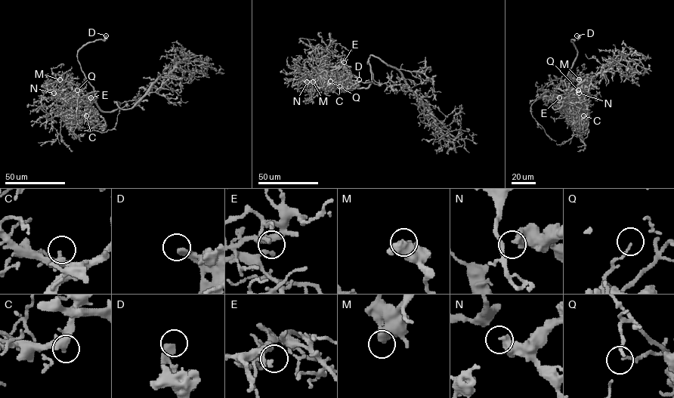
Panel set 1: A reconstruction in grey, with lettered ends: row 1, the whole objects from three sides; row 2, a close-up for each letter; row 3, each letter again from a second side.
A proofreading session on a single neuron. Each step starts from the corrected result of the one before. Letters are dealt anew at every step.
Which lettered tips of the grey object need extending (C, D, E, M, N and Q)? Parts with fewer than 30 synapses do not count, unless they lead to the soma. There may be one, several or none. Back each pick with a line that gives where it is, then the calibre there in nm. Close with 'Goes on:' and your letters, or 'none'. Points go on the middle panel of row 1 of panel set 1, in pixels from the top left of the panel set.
D: (359, 79) | 360 nm
Goes on: D

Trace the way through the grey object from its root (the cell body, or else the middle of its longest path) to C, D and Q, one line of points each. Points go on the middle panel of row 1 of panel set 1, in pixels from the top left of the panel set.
C: (369, 58), (371, 82), (367, 87), (357, 87), (347, 74), (332, 80), (334, 86), (339, 86)
D: (369, 58), (371, 82), (367, 87), (357, 87), (347, 69), (341, 67), (330, 78), (350, 74), (359, 79)
Q: (369, 58), (371, 82), (367, 87), (357, 87), (341, 72), (328, 76), (326, 83), (330, 81)

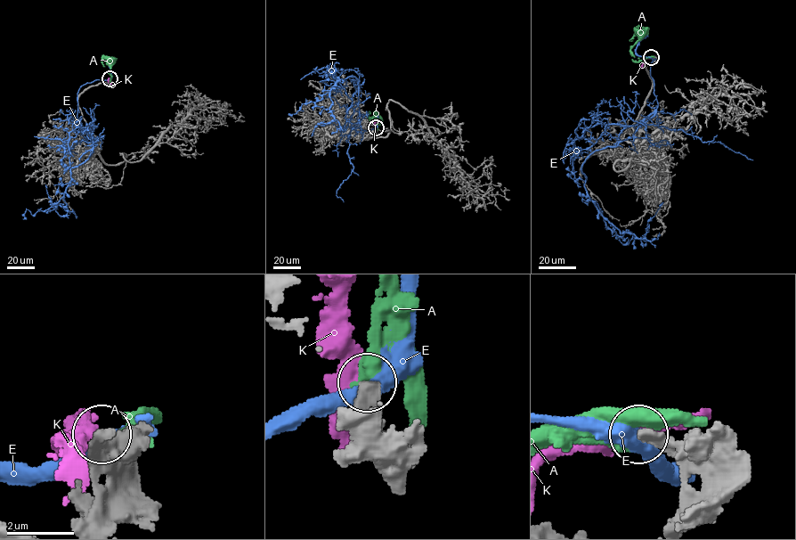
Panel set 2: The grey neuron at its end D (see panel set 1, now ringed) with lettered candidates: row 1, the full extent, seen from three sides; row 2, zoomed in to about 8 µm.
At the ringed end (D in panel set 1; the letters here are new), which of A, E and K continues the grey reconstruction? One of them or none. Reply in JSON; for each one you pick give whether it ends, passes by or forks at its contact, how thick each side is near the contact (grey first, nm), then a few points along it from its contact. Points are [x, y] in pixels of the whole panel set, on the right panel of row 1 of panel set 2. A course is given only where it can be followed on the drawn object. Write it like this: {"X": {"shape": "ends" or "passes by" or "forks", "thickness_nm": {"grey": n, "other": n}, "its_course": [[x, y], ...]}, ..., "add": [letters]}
{"A": {"shape": "ends", "thickness_nm": {"grey": 400, "other": 480}, "its_course": [[652, 57], [637, 61], [632, 59], [629, 49], [638, 40], [641, 31]]}, "add": ["A"]}

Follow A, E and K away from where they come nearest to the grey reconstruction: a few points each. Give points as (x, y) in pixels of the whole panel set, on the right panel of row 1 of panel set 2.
A: (652, 57), (637, 61), (632, 59), (629, 49), (638, 40), (641, 31)
E: (652, 57), (658, 107), (631, 137), (594, 151), (581, 171), (596, 209), (644, 245), (647, 222), (663, 202)
K: (652, 57), (645, 59), (642, 68)

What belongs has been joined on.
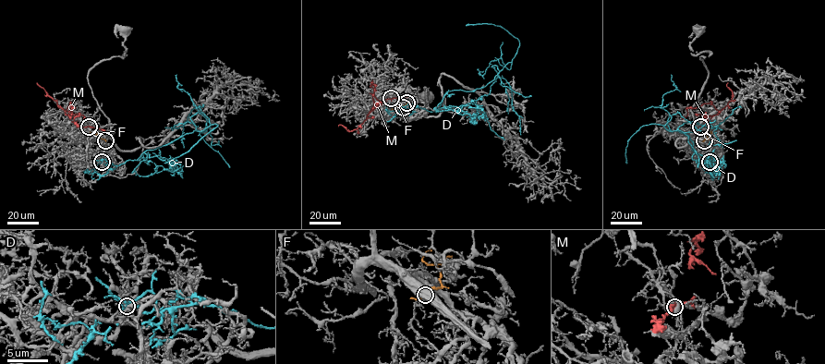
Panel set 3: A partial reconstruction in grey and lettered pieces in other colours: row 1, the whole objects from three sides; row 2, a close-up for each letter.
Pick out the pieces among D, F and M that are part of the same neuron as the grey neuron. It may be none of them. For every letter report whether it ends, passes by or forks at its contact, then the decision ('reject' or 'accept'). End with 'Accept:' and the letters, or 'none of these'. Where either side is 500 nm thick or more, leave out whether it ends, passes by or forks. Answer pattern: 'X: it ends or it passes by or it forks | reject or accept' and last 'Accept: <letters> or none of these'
D: it passes by | reject
F: it passes by | reject
M: it forks | reject
Accept: none of these

